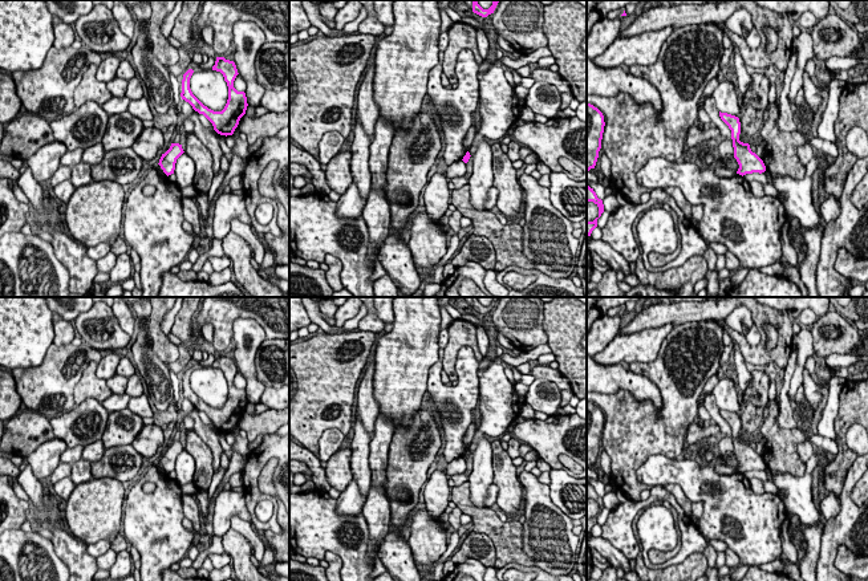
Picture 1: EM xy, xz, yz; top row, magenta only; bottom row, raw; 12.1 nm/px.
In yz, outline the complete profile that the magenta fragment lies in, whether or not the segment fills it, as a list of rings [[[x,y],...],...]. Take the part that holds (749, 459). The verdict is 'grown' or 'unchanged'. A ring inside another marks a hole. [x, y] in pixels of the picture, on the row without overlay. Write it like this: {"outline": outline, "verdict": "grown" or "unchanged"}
{"outline": [[[721,409],[719,414],[731,427],[734,455],[739,462],[737,471],[743,474],[746,471],[753,471],[753,470],[759,470],[759,471],[764,470],[766,463],[763,458],[755,450],[751,448],[749,440],[743,440],[739,438],[739,431],[741,431],[739,415]]], "verdict": "unchanged"}

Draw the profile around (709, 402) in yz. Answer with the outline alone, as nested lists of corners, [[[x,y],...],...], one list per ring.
[[[709,393],[705,397],[703,405],[705,405],[705,409],[707,410],[707,413],[710,414],[713,423],[719,426],[721,432],[731,434],[731,427],[719,414],[719,409],[715,403],[714,394]]]

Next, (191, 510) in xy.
[[[183,495],[182,504],[184,517],[187,517],[192,523],[195,532],[199,532],[202,524],[200,524],[200,508],[196,497],[191,495]]]

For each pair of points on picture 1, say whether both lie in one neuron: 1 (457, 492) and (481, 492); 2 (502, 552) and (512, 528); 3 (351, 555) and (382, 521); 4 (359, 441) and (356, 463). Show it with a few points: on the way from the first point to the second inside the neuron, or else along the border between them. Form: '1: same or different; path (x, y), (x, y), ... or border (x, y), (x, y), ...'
1: different; border (467, 479), (470, 499), (477, 506), (485, 507)
2: same; path (507, 547), (512, 541), (512, 533)
3: different; border (361, 514), (368, 528), (366, 559), (373, 564)
4: same; path (359, 446), (359, 458)

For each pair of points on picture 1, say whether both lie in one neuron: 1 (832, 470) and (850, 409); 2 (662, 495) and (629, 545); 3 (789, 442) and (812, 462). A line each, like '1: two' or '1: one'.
1: one
2: one
3: two

